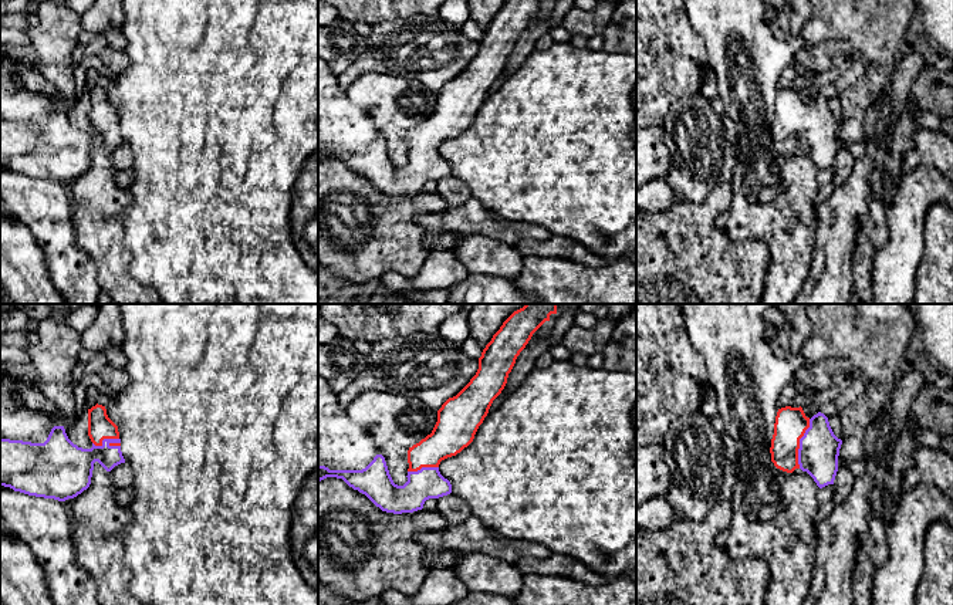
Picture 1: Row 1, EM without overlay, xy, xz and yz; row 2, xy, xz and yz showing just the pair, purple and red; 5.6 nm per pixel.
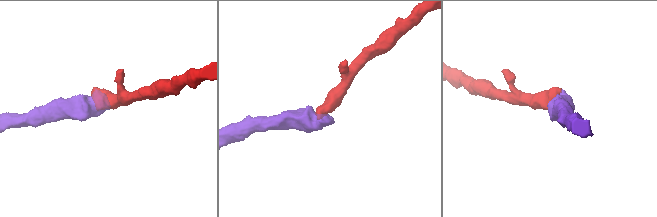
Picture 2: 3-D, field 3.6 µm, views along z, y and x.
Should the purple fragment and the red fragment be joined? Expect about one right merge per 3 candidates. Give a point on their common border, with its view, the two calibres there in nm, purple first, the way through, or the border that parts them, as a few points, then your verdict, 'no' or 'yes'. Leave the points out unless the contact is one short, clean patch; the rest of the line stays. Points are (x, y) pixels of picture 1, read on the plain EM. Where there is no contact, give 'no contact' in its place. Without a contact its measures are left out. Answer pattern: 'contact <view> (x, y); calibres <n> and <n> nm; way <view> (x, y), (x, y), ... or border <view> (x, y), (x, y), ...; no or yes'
contact yz (800, 125); calibres 220 and 180 nm; way yz (818, 134), (807, 125), (800, 125), (791, 105); yes

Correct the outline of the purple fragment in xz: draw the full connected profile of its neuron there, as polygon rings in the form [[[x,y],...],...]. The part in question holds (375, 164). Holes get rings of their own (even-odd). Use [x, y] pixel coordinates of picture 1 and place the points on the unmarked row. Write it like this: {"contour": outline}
{"contour": [[[507,0],[503,4],[483,31],[476,57],[442,87],[432,115],[409,129],[408,163],[403,168],[393,165],[382,136],[376,136],[362,152],[318,148],[318,163],[342,160],[382,193],[393,196],[422,192],[426,182],[450,176],[452,166],[440,156],[440,143],[473,124],[493,82],[504,71],[517,38],[545,3],[550,0]]]}

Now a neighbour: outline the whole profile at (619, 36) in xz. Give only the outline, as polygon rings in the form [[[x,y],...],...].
[[[621,0],[615,4],[601,37],[605,51],[631,54],[636,58],[636,0]]]

